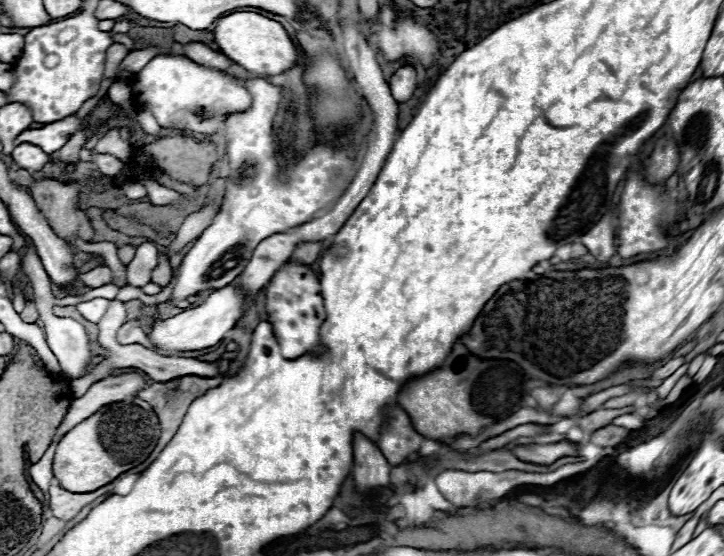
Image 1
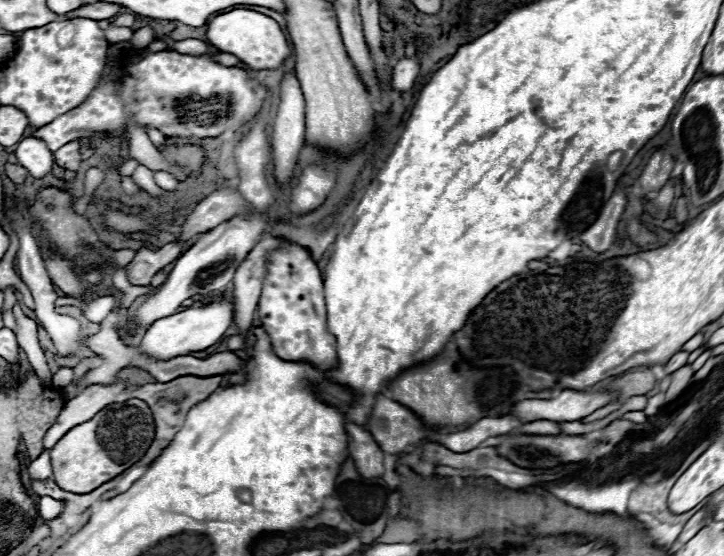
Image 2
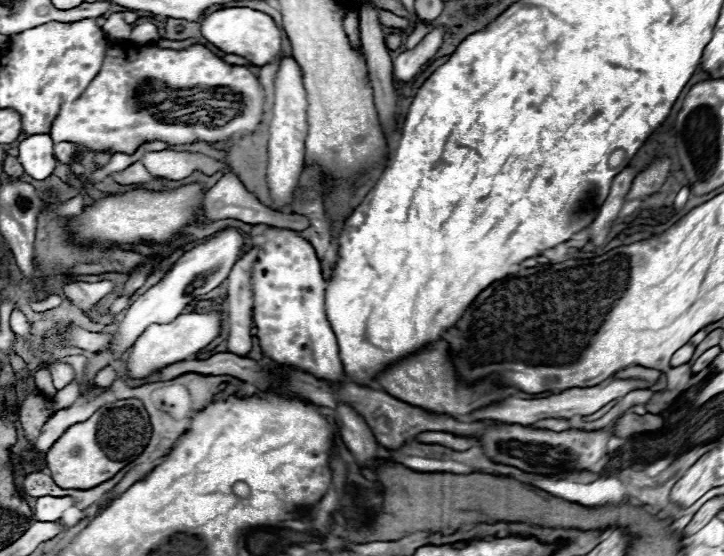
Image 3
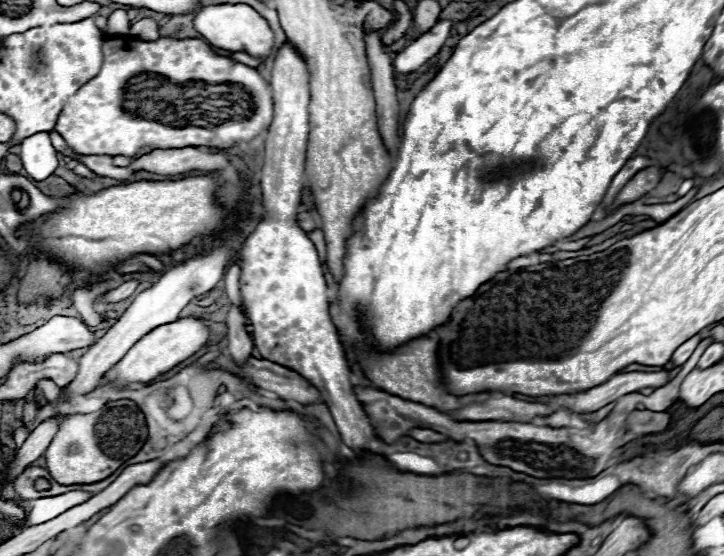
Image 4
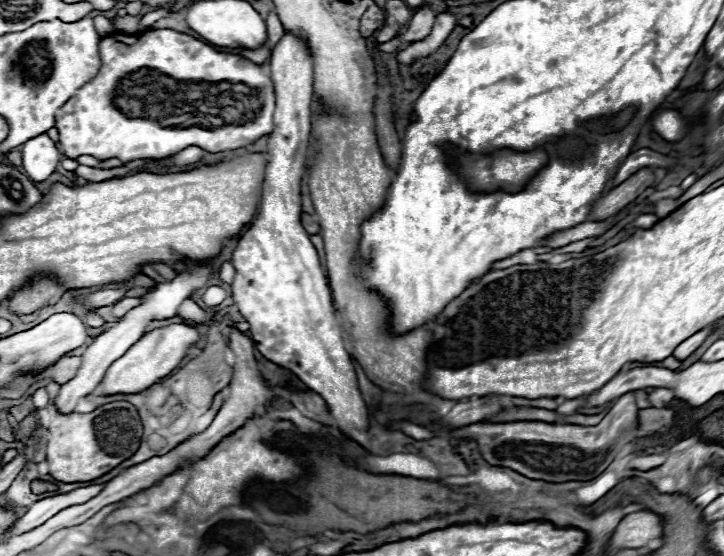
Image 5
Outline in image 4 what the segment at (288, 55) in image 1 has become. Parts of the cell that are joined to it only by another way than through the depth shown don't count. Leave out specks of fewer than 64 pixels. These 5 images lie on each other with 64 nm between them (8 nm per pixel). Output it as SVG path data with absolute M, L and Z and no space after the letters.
M210 4L196 8L194 28L216 48L224 48L230 52L248 52L252 56L266 58L274 46L274 34L268 22L248 4Z

